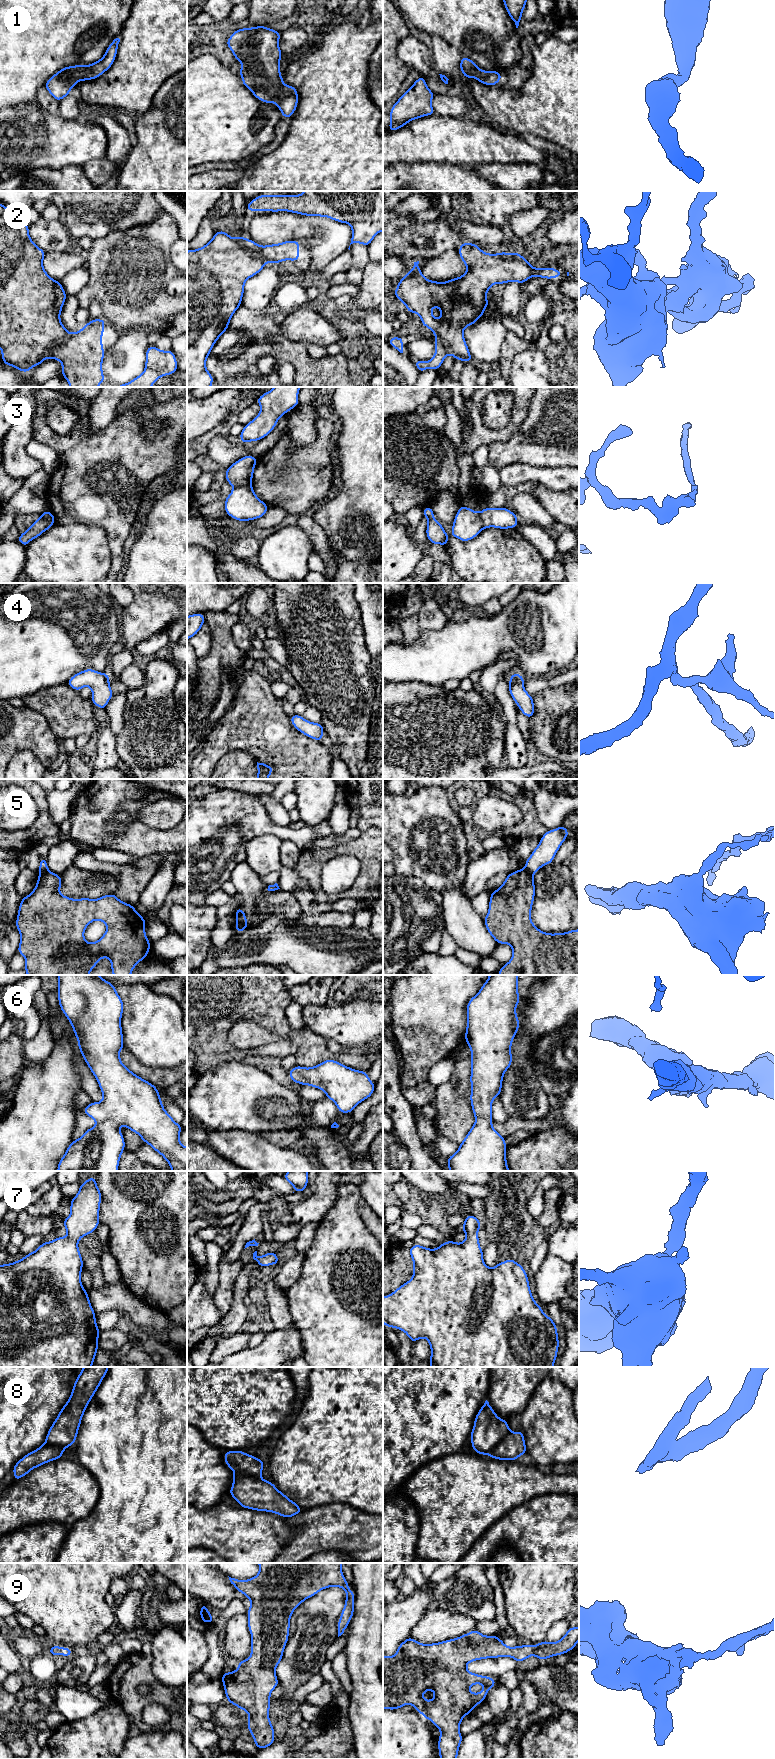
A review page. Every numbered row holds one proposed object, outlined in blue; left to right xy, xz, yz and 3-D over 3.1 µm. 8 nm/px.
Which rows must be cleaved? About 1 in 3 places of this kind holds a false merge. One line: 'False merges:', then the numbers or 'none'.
False merges: 2, 3, 5, 8

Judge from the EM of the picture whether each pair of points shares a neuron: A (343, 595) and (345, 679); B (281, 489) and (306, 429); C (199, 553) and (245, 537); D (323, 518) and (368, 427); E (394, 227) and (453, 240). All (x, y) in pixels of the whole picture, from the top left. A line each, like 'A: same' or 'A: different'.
A: same
B: different
C: different
D: same
E: same

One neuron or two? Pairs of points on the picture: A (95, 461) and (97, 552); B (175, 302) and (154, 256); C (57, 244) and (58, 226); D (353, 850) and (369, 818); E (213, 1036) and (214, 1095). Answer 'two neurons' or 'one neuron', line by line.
A: two neurons
B: one neuron
C: one neuron
D: two neurons
E: two neurons

